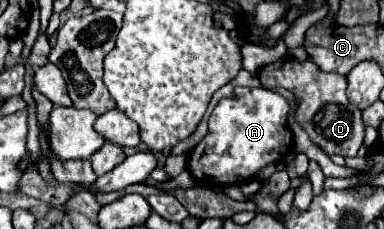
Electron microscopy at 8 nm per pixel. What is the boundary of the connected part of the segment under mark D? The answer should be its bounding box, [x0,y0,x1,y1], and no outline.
[257,57,365,157]

